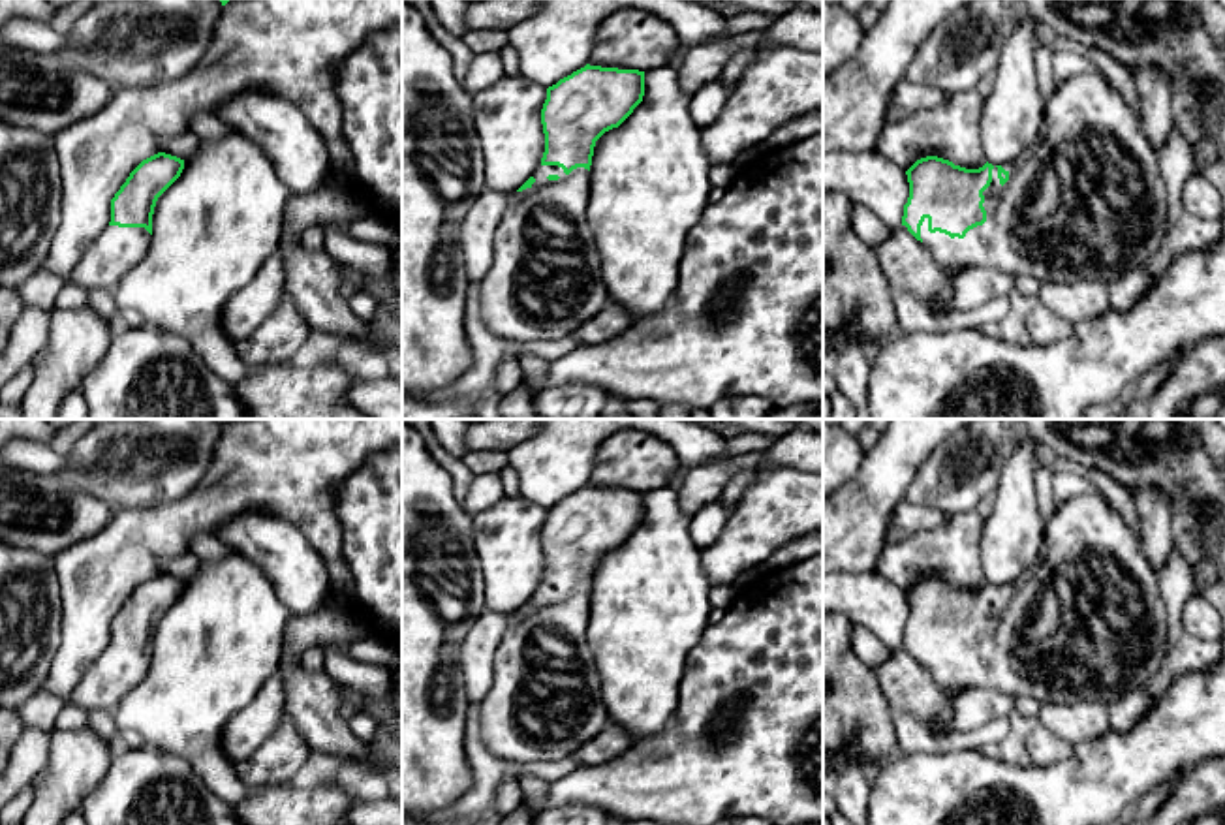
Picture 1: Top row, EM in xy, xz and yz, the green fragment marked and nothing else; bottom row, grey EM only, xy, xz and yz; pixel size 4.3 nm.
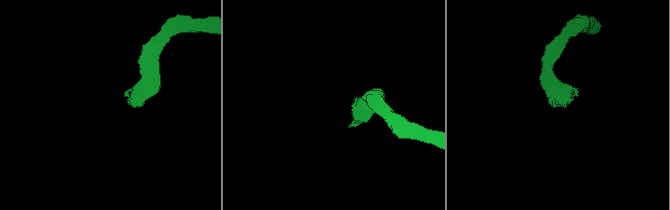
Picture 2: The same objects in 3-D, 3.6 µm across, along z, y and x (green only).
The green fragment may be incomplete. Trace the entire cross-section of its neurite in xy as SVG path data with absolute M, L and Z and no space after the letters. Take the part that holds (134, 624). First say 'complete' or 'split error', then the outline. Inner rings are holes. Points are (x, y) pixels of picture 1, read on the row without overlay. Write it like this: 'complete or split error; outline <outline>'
split error; outline M158 573L143 581L111 620L111 643L88 667L70 701L113 712L143 682L152 662L158 618L180 598L184 581Z

